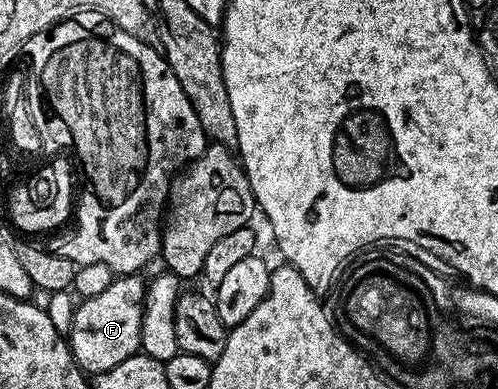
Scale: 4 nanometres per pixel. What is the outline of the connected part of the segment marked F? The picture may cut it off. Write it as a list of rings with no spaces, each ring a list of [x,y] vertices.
[[[140,274],[118,275],[95,297],[81,299],[67,327],[67,342],[77,366],[86,373],[115,369],[119,361],[141,351],[141,326],[145,312],[146,280]]]

